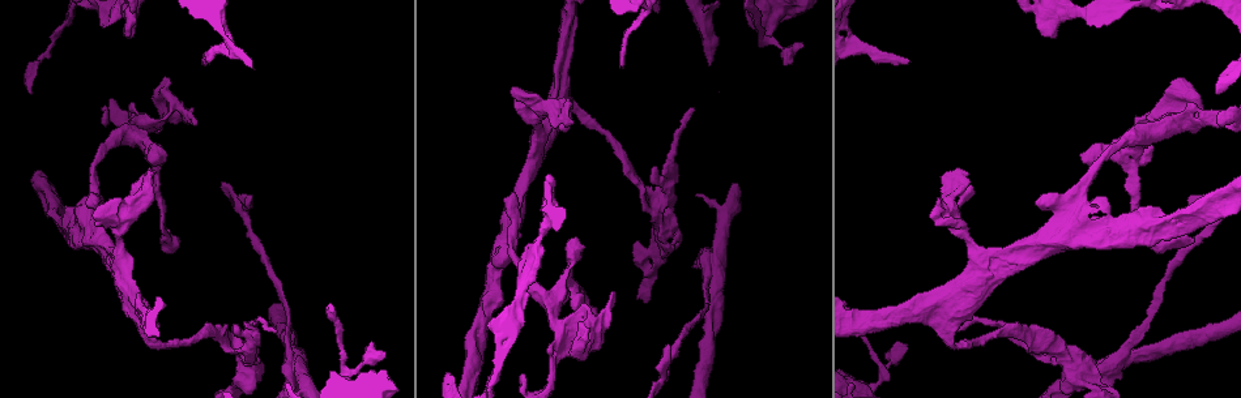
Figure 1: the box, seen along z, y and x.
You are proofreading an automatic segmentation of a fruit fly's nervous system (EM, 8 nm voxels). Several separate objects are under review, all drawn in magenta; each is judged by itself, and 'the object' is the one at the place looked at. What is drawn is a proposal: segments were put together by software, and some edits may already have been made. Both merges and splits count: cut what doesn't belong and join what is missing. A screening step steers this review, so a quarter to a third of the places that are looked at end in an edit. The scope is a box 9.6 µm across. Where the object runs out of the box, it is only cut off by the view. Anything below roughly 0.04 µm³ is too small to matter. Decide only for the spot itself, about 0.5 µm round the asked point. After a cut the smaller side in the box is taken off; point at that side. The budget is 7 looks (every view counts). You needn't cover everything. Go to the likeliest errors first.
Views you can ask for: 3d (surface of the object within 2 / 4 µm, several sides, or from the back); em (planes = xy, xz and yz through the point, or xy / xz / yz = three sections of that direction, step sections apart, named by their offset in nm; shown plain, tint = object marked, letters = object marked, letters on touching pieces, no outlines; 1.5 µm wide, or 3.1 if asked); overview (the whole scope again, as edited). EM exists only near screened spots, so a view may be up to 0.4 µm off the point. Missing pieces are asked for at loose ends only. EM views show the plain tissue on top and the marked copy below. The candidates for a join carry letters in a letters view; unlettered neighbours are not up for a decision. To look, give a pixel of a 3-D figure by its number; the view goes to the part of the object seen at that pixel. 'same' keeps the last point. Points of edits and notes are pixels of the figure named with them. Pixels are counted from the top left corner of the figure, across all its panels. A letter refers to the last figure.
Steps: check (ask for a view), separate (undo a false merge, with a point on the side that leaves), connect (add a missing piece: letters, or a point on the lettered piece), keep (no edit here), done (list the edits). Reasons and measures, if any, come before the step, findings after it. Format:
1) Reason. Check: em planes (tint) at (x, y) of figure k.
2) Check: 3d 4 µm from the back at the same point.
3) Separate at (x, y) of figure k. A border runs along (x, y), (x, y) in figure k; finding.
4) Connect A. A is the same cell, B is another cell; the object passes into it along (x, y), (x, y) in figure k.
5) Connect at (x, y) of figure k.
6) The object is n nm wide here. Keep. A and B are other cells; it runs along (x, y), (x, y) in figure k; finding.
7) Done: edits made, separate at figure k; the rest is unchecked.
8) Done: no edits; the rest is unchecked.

Thick turns thin. Check: em xy step 8 (tint) at (1110, 365) of figure 1.

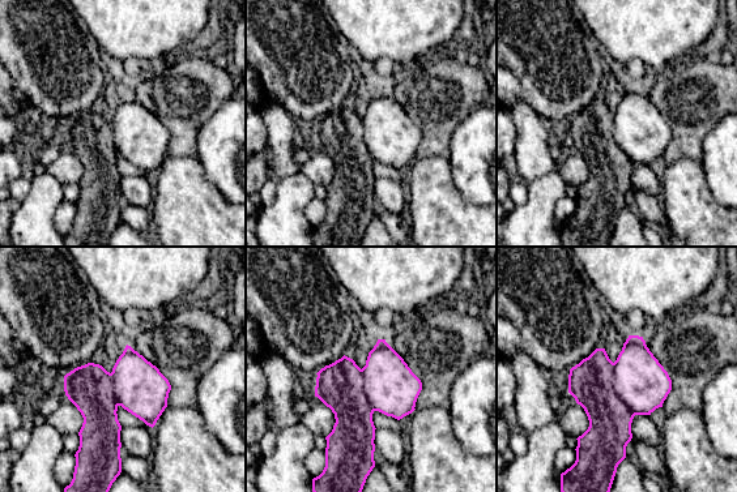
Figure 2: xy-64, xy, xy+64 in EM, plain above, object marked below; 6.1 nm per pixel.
Another direction. Check: em planes (letters) at the same point.

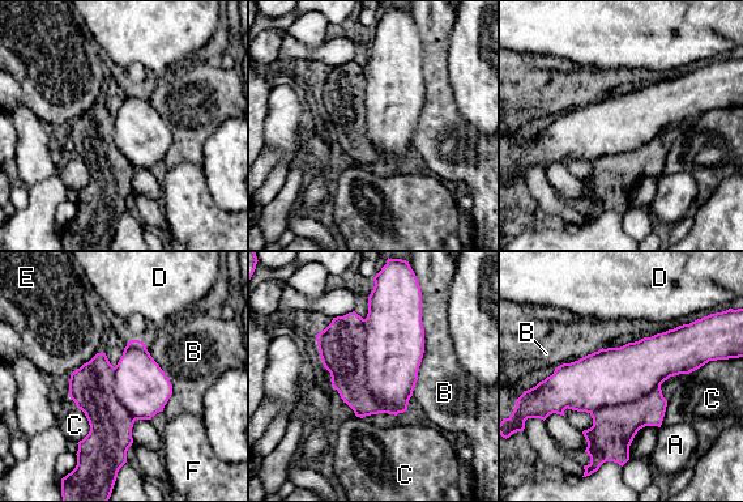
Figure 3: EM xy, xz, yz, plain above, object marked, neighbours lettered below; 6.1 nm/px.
Separate at (342, 344) of figure 3. A, B, C, D, E and F are other cells; a border runs along (364, 319), (366, 387), (383, 412) in figure 3; two cells meet here.

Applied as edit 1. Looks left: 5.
Check: overview.

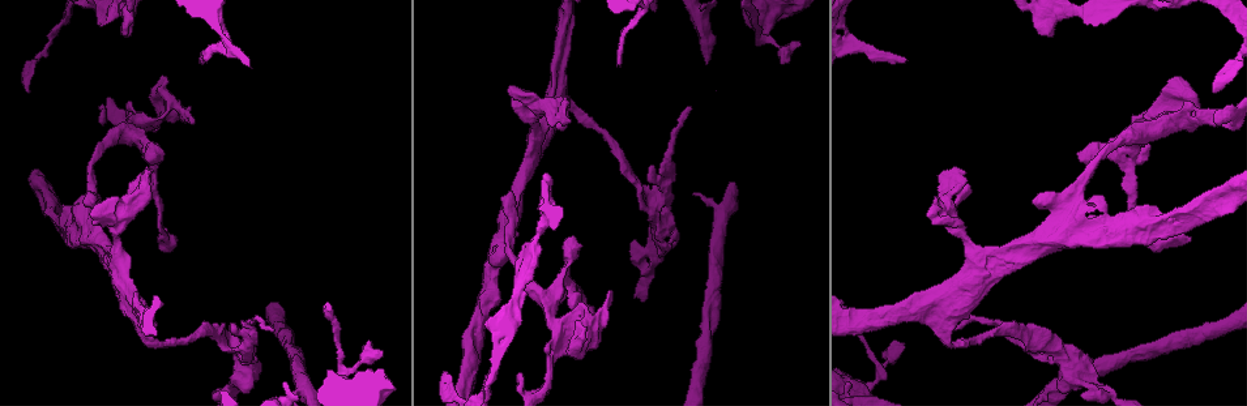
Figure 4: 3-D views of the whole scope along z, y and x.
Tapers out. Check: 3d 2 µm at (618, 63) of figure 4.

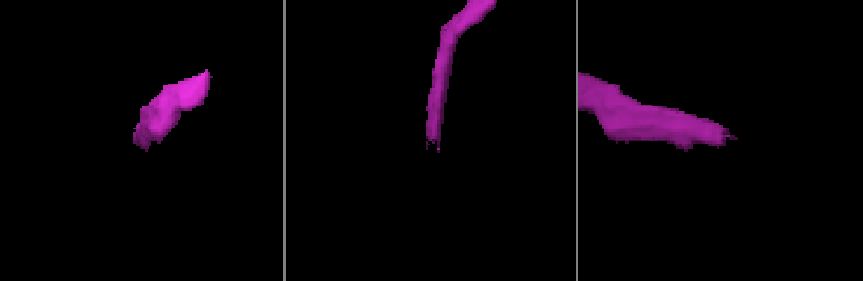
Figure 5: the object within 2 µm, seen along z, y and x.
Shape alone is not enough. Check: em planes (letters) at (145, 139) of figure 5.

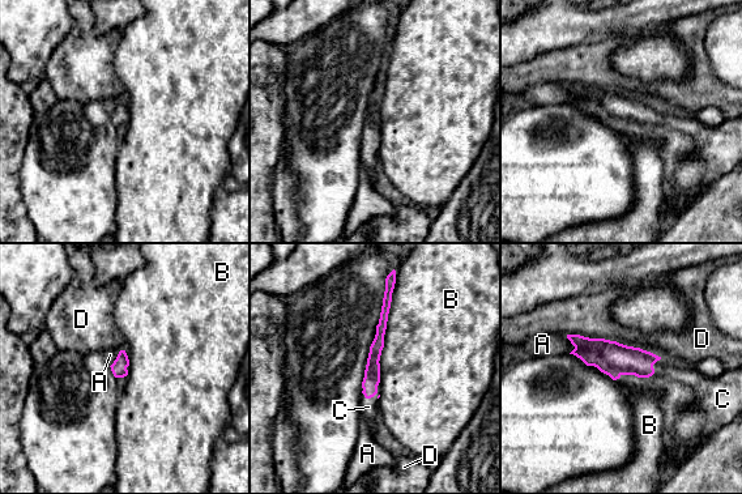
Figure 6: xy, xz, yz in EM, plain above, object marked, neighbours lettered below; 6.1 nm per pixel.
The object is 100 nm wide here. Connect at (673, 387) of figure 6. C is the same cell, A, B and D are other cells; the object passes into it along (612, 358), (647, 377), (673, 387) in figure 6; it goes on there.

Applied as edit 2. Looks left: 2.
See it whole again. Check: overview.

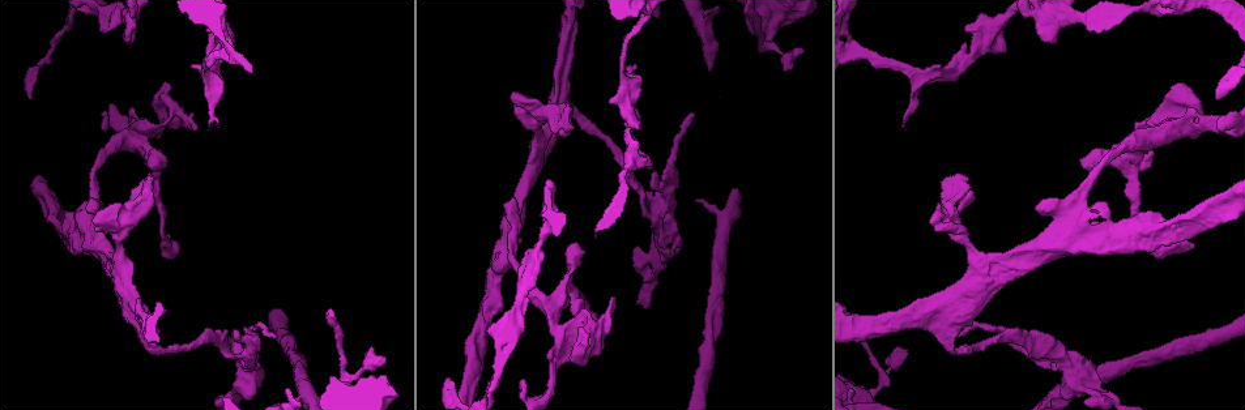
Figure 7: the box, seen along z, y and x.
Thin end. Check: em planes (letters) at (692, 113) of figure 7.

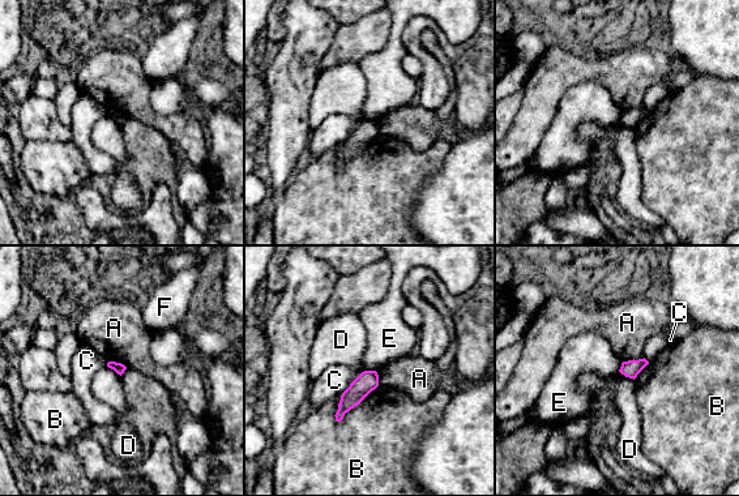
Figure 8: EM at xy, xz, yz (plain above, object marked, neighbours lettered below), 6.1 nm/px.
Keep. A, B, C, D, E and F are other cells; a border runs along (619, 371), (633, 380) in figure 8; no lettered piece goes on from it.

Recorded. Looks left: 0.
Done: edits made, separate at figure 3, connect at figure 6; the rest is unchecked.

